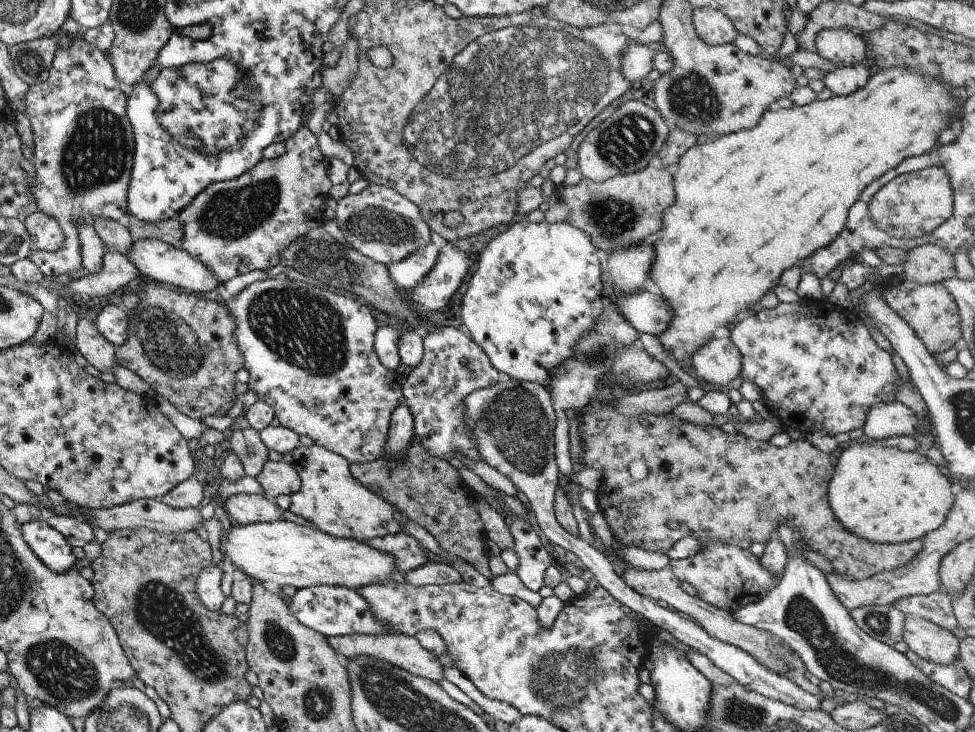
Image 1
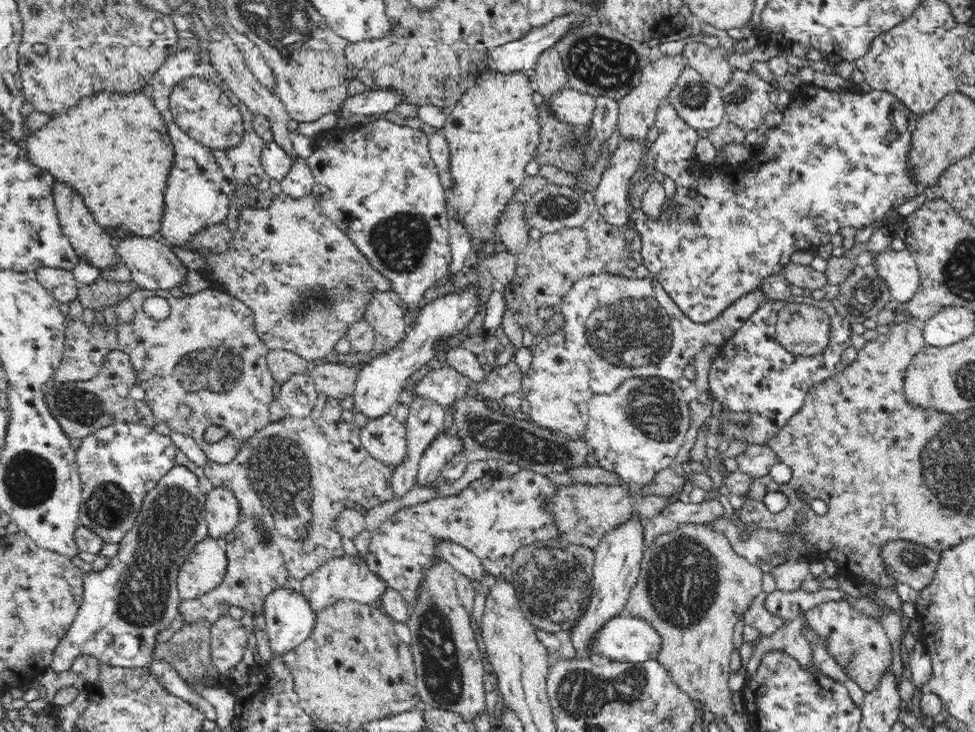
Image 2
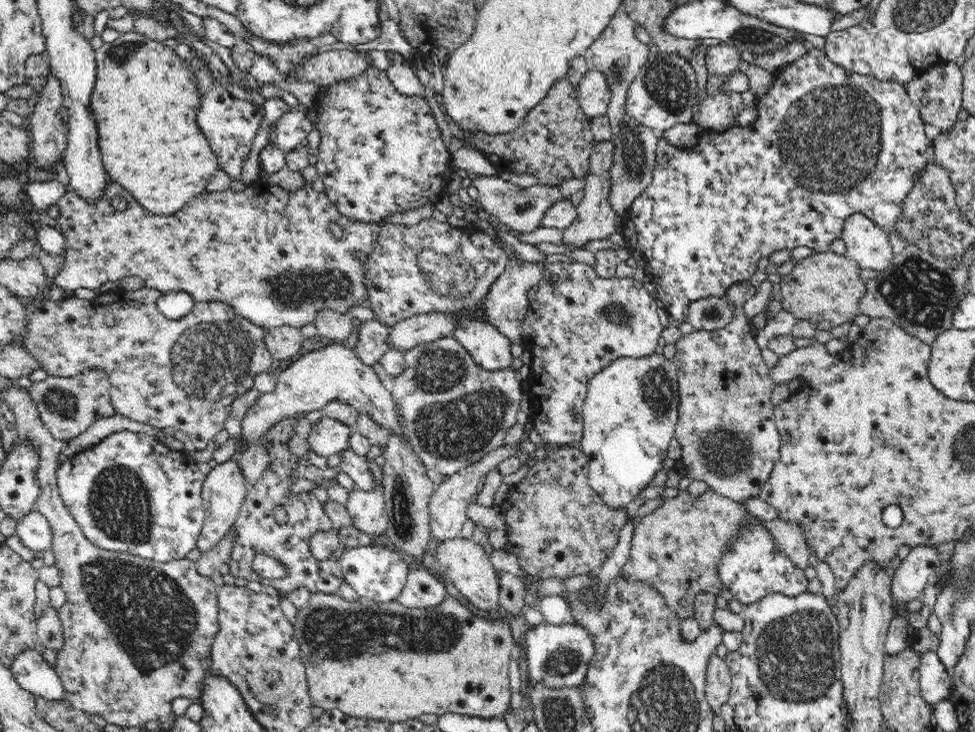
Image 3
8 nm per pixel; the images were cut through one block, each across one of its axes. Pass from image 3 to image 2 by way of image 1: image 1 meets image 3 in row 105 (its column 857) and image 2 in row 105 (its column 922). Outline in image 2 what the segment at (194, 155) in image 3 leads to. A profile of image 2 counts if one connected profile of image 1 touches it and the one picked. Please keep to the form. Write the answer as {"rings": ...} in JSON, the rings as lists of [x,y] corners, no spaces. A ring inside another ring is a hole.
{"rings":[[[100,91],[98,94],[81,98],[72,108],[52,116],[43,127],[25,136],[23,147],[26,149],[28,160],[32,162],[32,165],[52,174],[55,182],[70,187],[73,192],[81,196],[91,217],[113,239],[156,237],[161,230],[164,192],[168,173],[170,168],[172,168],[172,162],[174,162],[174,149],[172,149],[172,141],[170,140],[170,135],[168,135],[168,129],[166,129],[166,125],[164,125],[164,121],[162,121],[162,117],[160,117],[158,109],[154,106],[154,101],[149,93],[137,92],[121,95],[120,93]]]}

